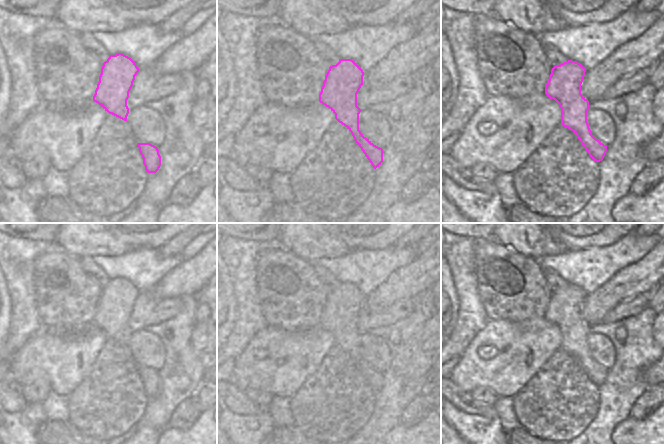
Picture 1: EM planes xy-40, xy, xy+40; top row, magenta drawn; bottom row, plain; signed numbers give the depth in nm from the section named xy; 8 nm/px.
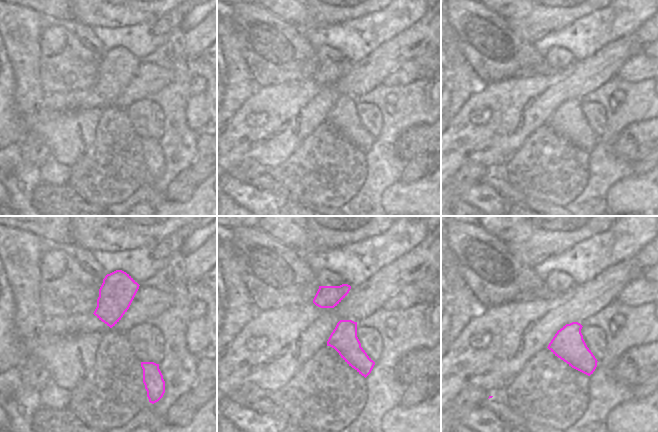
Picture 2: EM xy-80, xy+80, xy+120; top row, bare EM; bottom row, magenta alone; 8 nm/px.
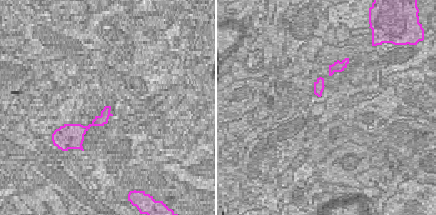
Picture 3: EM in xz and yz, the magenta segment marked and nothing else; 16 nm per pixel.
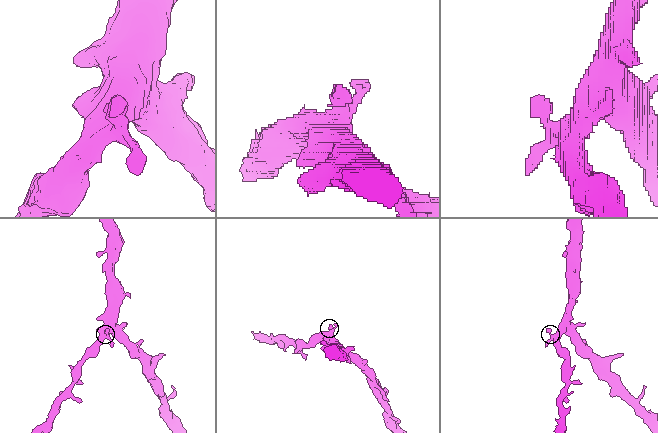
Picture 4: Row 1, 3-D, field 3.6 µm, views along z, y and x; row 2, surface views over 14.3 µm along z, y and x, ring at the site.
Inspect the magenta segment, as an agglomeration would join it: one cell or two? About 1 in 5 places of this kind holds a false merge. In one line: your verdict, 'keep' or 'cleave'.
keep

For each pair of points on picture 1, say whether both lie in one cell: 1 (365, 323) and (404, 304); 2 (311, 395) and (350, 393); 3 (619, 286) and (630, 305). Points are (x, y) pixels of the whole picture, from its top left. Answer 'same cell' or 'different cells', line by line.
1: same cell
2: same cell
3: different cells

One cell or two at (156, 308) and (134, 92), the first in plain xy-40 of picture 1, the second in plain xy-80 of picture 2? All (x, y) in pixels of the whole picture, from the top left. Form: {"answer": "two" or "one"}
{"answer": "one"}

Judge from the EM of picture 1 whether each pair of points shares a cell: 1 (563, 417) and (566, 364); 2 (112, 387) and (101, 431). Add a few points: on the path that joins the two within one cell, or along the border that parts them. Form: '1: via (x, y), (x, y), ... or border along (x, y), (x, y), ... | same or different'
1: via (564, 404), (564, 377) | same
2: via (105, 398), (105, 404), (101, 408), (101, 420) | same

